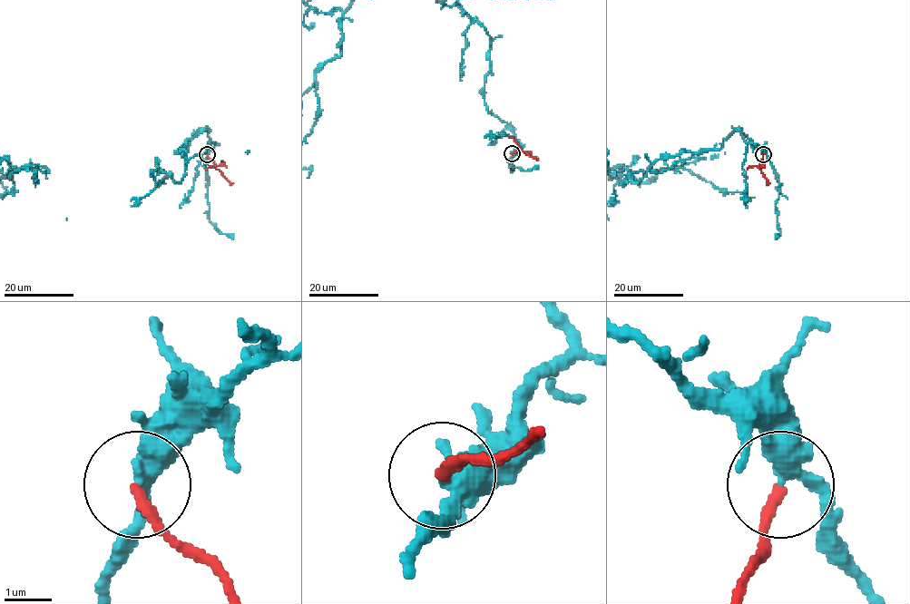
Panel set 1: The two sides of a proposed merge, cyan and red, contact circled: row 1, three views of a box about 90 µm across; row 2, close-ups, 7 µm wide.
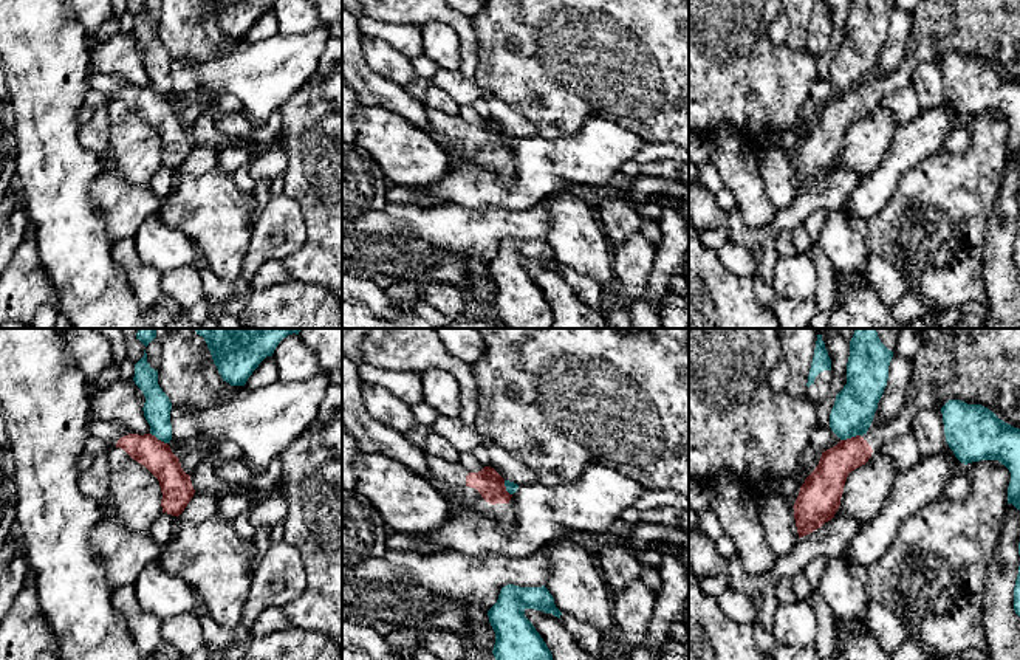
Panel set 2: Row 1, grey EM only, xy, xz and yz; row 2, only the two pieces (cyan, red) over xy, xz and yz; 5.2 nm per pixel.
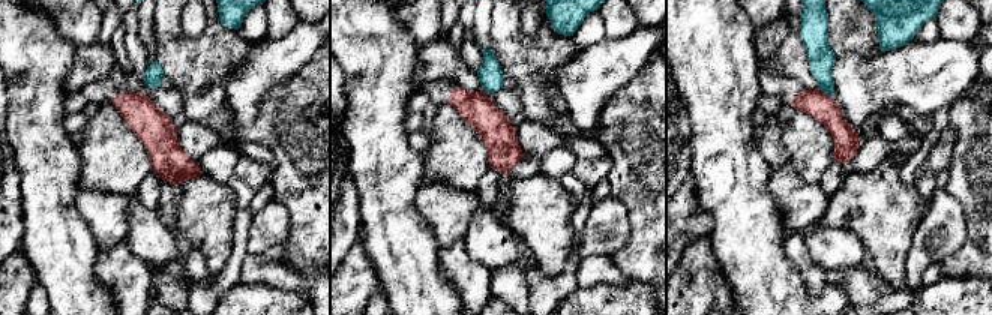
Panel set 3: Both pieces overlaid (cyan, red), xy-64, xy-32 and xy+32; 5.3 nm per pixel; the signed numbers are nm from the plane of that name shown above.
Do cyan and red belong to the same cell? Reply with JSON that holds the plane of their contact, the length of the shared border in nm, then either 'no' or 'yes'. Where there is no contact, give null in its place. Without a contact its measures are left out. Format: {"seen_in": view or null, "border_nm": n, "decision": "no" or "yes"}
{"seen_in": "yz", "border_nm": 110, "decision": "no"}

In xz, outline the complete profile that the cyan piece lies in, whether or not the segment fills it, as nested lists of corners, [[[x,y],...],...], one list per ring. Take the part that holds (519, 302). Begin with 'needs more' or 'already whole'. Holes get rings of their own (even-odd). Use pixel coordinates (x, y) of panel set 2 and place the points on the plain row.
already whole | [[[501,240],[497,256],[488,263],[495,285],[492,307],[498,322],[506,328],[551,328],[553,307],[525,270],[526,262],[542,263],[560,271],[549,243],[542,240]]]

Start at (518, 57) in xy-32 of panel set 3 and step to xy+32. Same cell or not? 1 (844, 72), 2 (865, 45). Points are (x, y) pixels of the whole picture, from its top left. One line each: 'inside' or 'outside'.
1: outside
2: inside

